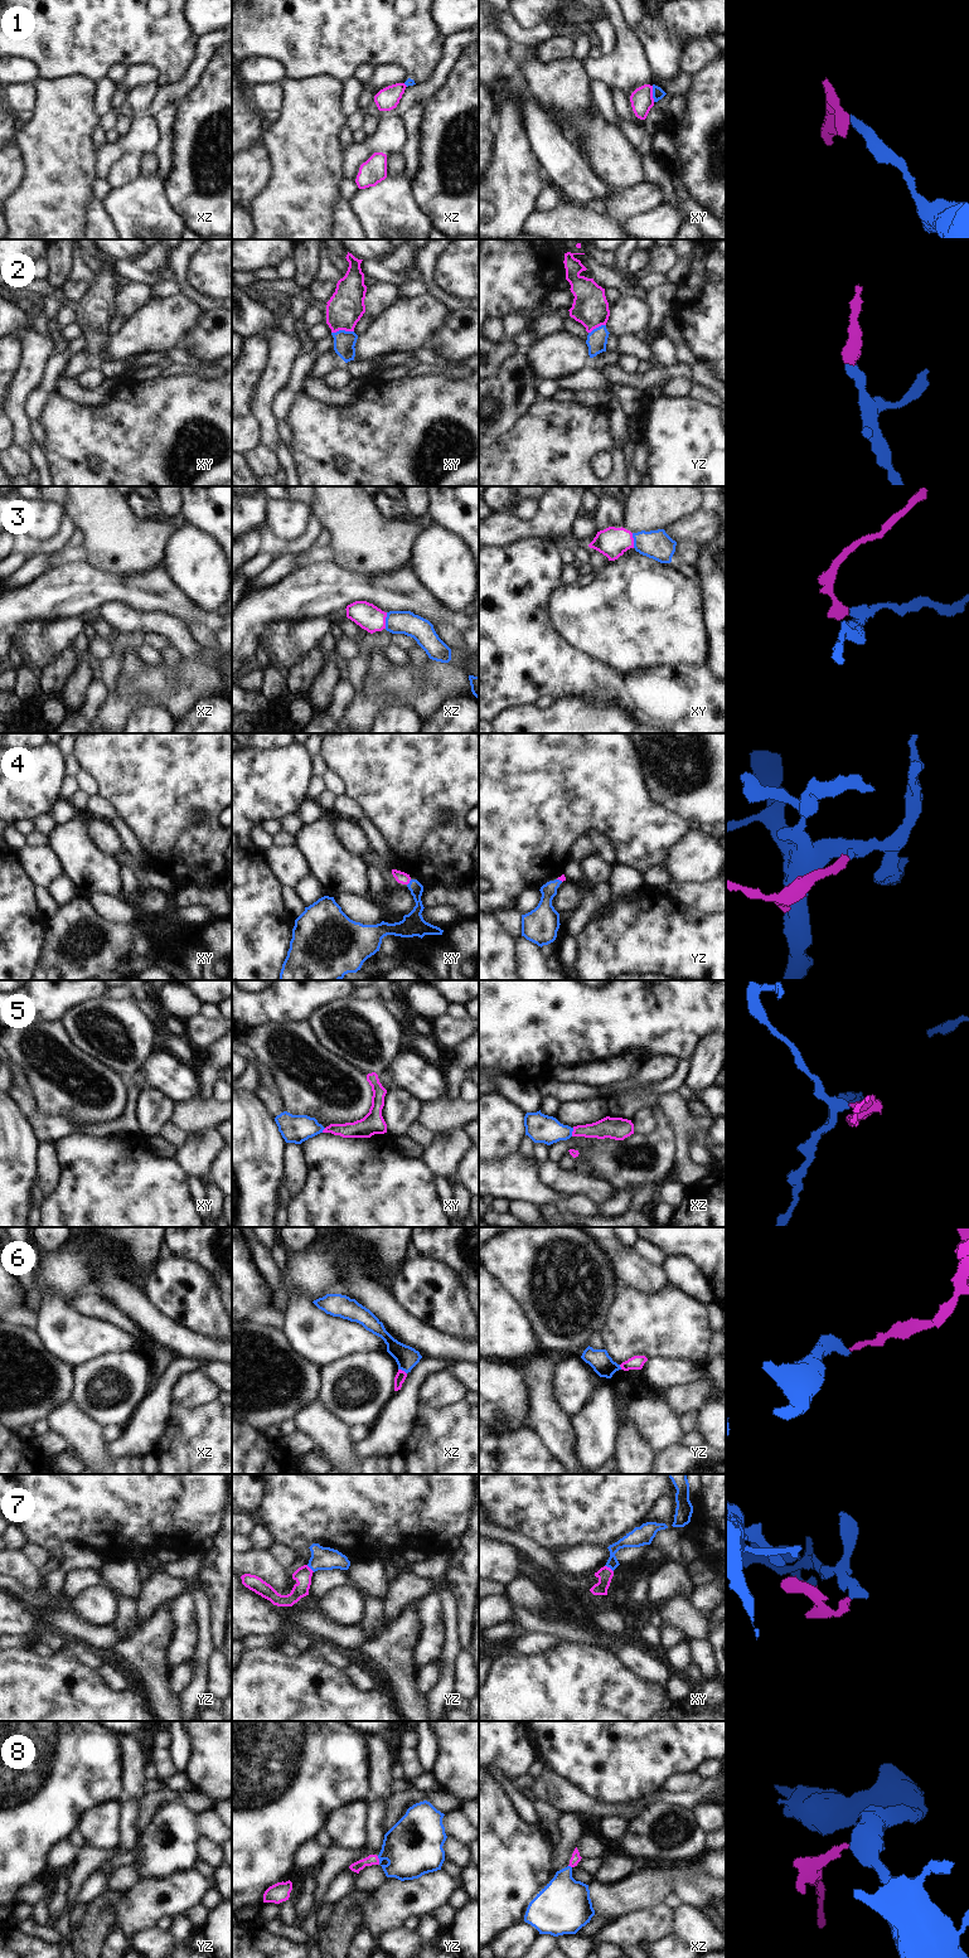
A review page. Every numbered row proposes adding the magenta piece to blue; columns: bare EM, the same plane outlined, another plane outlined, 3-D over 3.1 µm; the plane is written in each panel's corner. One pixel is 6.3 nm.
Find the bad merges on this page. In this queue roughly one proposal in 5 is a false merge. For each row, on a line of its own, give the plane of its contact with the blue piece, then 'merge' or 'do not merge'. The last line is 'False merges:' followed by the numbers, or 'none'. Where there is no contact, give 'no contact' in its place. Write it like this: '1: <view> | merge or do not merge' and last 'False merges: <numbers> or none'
1: xy | do not merge
2: xy | merge
3: xz | merge
4: xy | merge
5: xz | merge
6: xz | merge
7: xy | merge
8: yz | merge
False merges: 1

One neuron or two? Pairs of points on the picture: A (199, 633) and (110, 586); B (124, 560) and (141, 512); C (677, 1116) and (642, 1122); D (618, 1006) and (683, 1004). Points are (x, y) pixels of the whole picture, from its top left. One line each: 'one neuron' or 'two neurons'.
A: two neurons
B: two neurons
C: two neurons
D: one neuron

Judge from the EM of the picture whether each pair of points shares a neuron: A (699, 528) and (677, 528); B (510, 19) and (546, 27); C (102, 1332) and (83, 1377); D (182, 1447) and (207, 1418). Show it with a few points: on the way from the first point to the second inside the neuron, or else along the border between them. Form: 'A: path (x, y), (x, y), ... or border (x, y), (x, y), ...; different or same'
A: path (694, 528), (682, 528); same
B: path (518, 28), (522, 32), (537, 32); same
C: border (120, 1352), (96, 1356), (73, 1368); different
D: path (183, 1437), (184, 1430), (194, 1430), (197, 1428); same

